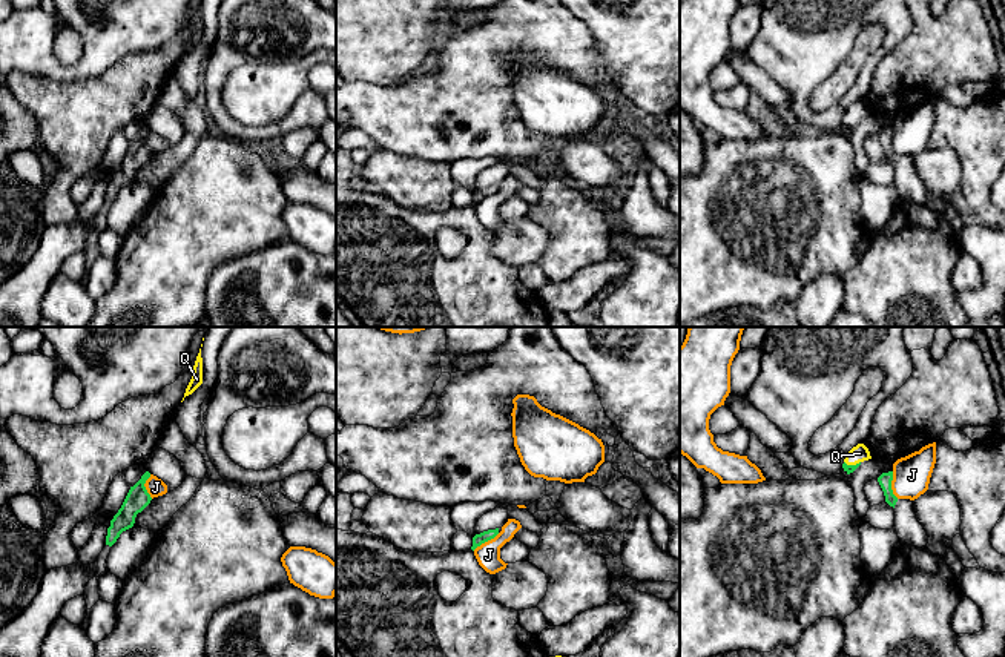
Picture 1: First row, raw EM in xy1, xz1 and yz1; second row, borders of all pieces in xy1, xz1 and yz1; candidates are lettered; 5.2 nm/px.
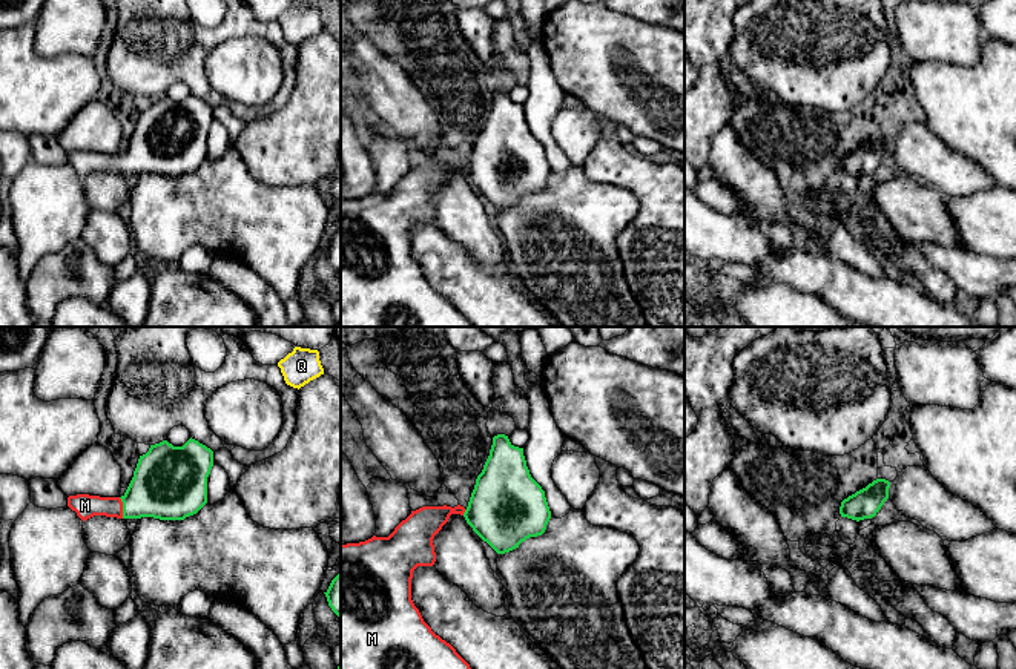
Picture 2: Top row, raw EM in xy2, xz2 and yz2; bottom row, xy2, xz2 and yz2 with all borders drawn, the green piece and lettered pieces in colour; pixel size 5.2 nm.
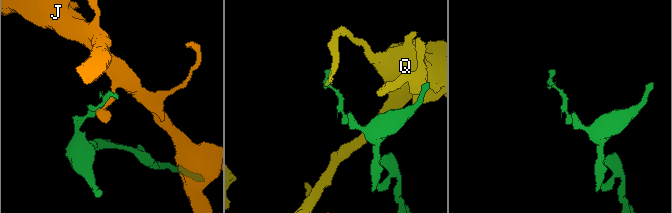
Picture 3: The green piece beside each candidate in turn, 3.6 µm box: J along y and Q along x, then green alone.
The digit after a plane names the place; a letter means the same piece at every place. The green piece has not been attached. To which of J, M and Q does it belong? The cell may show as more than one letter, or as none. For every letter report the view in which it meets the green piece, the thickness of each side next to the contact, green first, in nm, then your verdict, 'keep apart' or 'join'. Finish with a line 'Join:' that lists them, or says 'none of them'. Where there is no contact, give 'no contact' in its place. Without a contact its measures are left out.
J: yz1 | 70/190 nm | keep apart
M: xy2 | 340/120 nm | join
Q: yz1 | 50/90 nm | keep apart
Join: M

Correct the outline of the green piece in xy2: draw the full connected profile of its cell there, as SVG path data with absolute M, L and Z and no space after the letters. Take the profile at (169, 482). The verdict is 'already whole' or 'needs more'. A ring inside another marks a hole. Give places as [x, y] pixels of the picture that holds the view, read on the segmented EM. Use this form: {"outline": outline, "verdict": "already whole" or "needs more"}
{"outline": "M190 437L183 447L163 440L140 456L121 497L77 494L68 497L68 506L83 522L94 516L184 520L207 503L212 466L213 451L198 440Z", "verdict": "needs more"}

